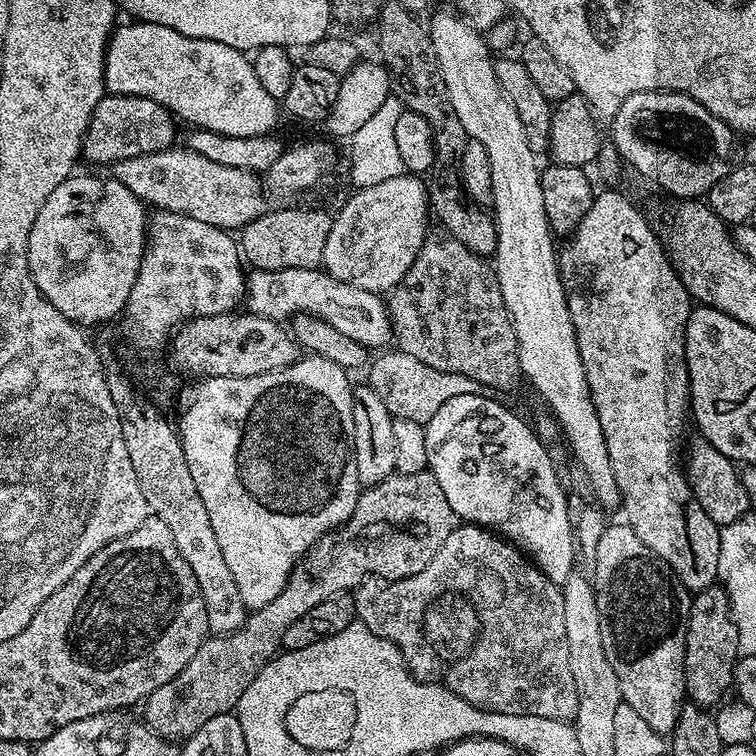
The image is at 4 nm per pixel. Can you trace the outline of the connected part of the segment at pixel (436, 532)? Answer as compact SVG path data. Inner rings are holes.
M396 472L382 482L365 487L354 506L354 514L350 514L345 524L327 532L316 541L303 560L298 561L282 594L278 594L274 602L266 602L266 606L249 611L244 625L228 636L209 635L208 639L202 642L202 646L198 646L198 654L194 654L194 658L186 662L186 670L170 678L166 686L158 686L158 690L154 690L154 694L150 694L148 699L143 701L143 723L163 740L176 742L202 730L202 726L206 726L210 718L232 712L242 694L246 694L246 686L250 686L257 674L271 660L276 659L281 651L286 630L297 618L302 618L302 614L314 610L318 602L326 602L331 596L351 593L359 588L361 580L365 578L379 578L381 581L391 582L408 578L410 574L418 574L418 570L426 570L426 562L430 562L430 558L438 554L442 542L450 538L457 526L458 517L454 510L450 510L450 502L446 502L446 494L442 494L442 486L438 486L438 478L434 478L432 472Z

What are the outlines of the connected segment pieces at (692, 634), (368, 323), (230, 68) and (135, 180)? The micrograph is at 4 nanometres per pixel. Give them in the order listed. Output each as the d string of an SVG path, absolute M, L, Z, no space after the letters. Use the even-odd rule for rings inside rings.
M719 586L704 588L695 593L688 605L686 646L684 647L684 690L691 703L698 704L701 708L711 709L713 706L719 705L729 695L732 686L732 672L736 669L738 659L737 642L738 630L734 626L732 607L728 605L728 593Z
M319 267L291 268L277 272L249 271L246 276L247 304L247 311L251 315L268 316L277 322L284 322L301 314L317 316L334 326L338 334L354 338L354 342L369 350L383 349L387 345L384 343L393 339L392 317L388 315L388 305L377 293L358 290L336 280Z
M143 22L128 23L132 24L121 23L108 37L104 87L111 95L150 98L167 108L173 117L181 121L184 119L193 129L246 139L251 136L267 136L273 131L276 119L282 116L281 109L278 107L278 101L270 98L266 90L262 90L258 78L254 75L252 61L245 53L222 42L178 34L178 30L170 30L170 26Z
M183 146L120 160L111 165L110 176L122 182L122 186L126 186L126 190L133 192L145 205L186 214L215 228L239 230L266 210L266 189L256 172L212 162Z

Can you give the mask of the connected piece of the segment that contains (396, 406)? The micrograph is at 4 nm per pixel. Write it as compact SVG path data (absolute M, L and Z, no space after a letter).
M399 350L388 351L381 351L377 355L381 356L371 361L367 369L369 372L366 383L374 390L374 394L378 394L378 398L382 398L386 410L390 410L395 419L410 418L410 422L426 425L430 422L430 418L434 418L434 414L438 414L438 409L445 402L450 402L450 398L458 398L458 394L474 394L481 391L480 384L474 382L474 378L466 378L466 374L450 374L434 370L434 366L418 362L418 358L410 354Z

